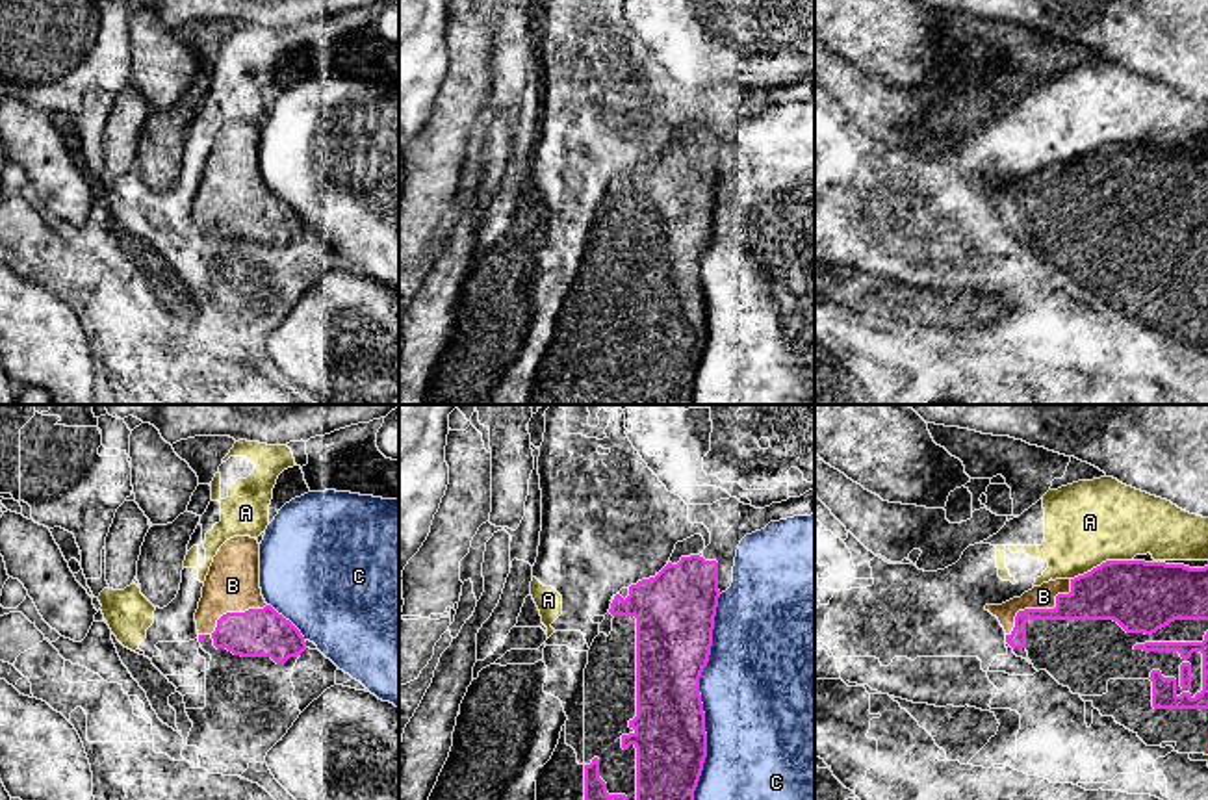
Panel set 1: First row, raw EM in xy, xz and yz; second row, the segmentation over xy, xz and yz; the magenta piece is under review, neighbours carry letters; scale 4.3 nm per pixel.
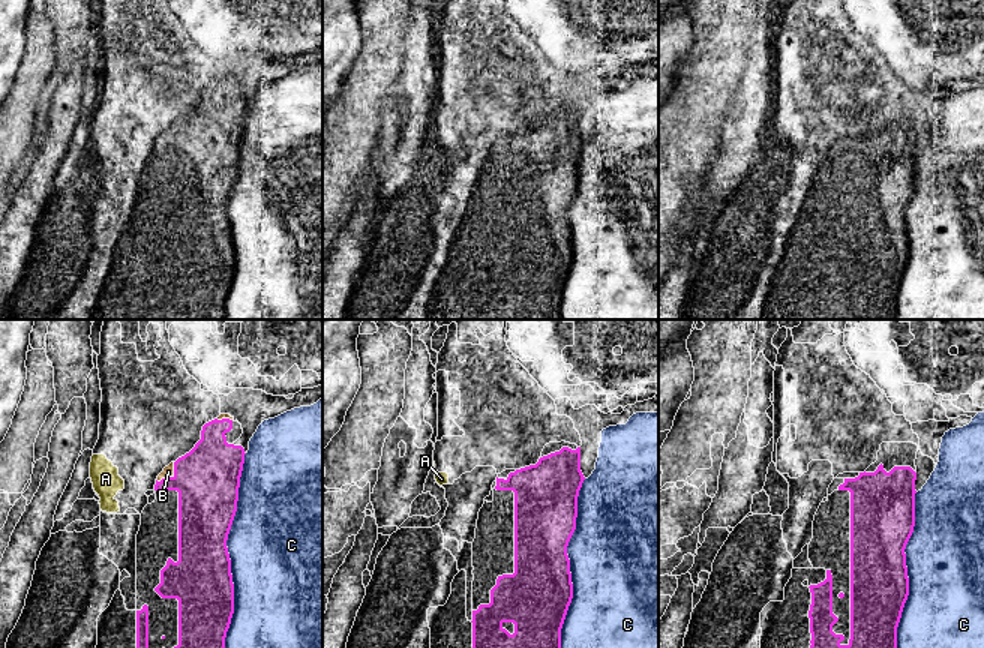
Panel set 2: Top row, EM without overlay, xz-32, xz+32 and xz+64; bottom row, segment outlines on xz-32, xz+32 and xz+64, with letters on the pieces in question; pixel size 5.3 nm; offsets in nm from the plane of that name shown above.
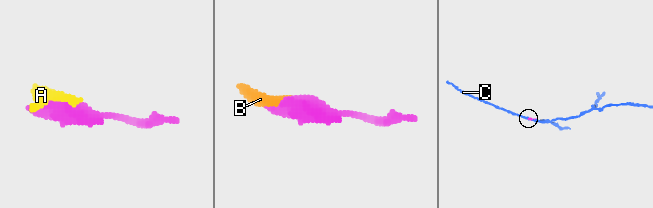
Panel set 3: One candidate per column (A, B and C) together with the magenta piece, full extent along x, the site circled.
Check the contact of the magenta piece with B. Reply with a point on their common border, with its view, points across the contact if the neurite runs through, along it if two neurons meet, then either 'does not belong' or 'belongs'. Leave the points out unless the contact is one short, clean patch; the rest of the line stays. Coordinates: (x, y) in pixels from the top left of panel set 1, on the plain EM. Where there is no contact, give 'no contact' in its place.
yz (1041, 193) | belongs

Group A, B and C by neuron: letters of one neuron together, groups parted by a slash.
A / B / C

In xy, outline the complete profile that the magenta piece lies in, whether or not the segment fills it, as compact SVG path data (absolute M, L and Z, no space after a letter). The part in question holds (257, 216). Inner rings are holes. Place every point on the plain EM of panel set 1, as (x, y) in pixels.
M234 121L219 132L202 171L195 206L199 226L210 219L217 234L226 232L234 239L271 241L276 249L284 249L306 234L301 215L267 189L262 180L260 128L251 121Z

